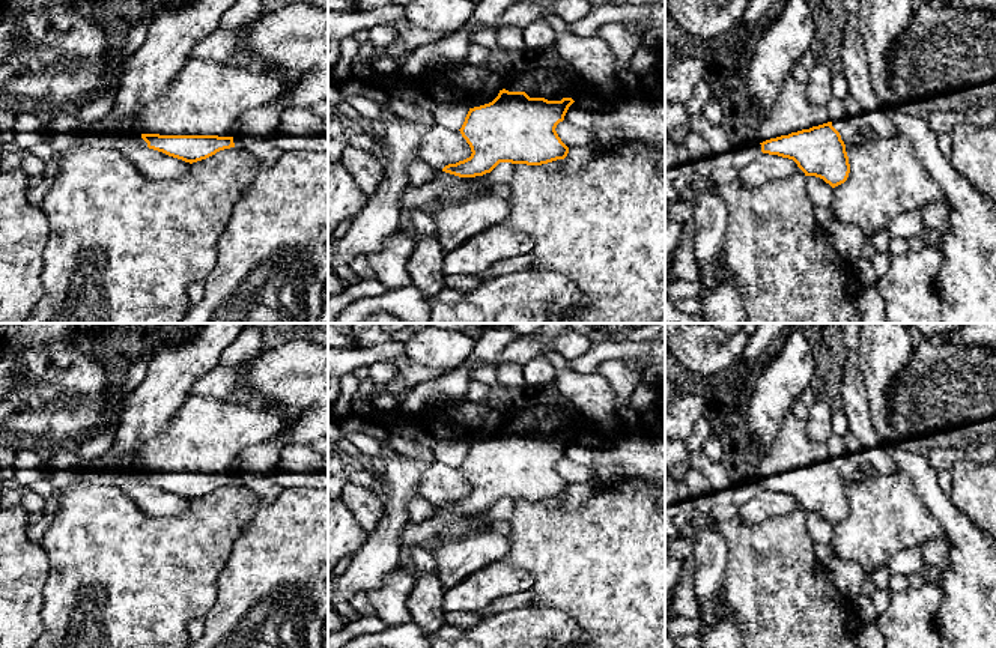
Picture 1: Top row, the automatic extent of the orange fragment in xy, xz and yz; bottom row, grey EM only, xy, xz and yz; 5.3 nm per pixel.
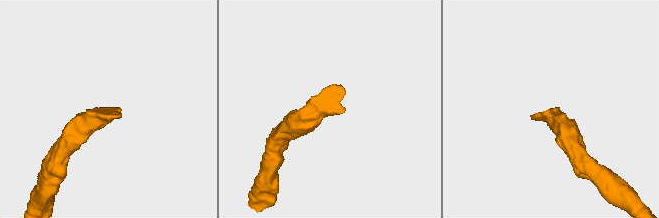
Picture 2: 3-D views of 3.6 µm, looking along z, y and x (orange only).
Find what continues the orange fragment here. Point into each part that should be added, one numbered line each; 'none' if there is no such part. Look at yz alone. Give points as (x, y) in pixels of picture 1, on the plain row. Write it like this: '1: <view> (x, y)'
1: yz (792, 448)

